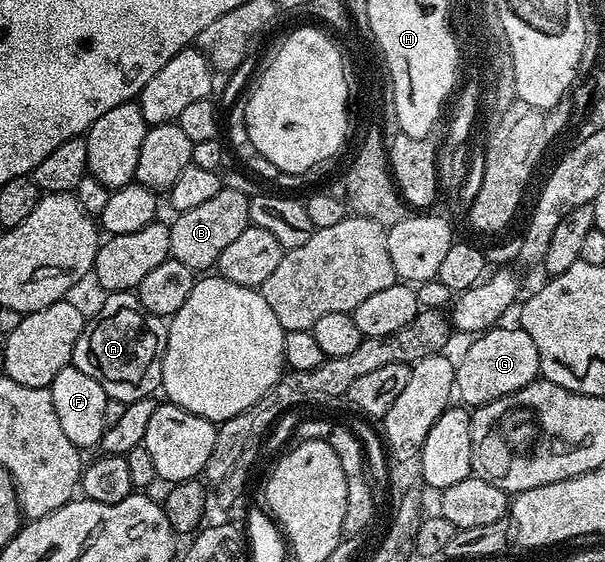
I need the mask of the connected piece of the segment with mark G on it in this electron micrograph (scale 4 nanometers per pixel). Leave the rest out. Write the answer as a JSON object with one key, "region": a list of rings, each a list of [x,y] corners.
{"region":[[[495,327],[487,329],[485,333],[479,333],[474,341],[462,353],[462,358],[457,358],[454,371],[454,391],[457,400],[466,407],[477,407],[484,403],[492,403],[492,399],[500,399],[504,395],[512,395],[520,391],[520,387],[528,387],[528,383],[539,380],[540,355],[536,355],[536,343],[520,327],[514,329],[502,329]]]}

